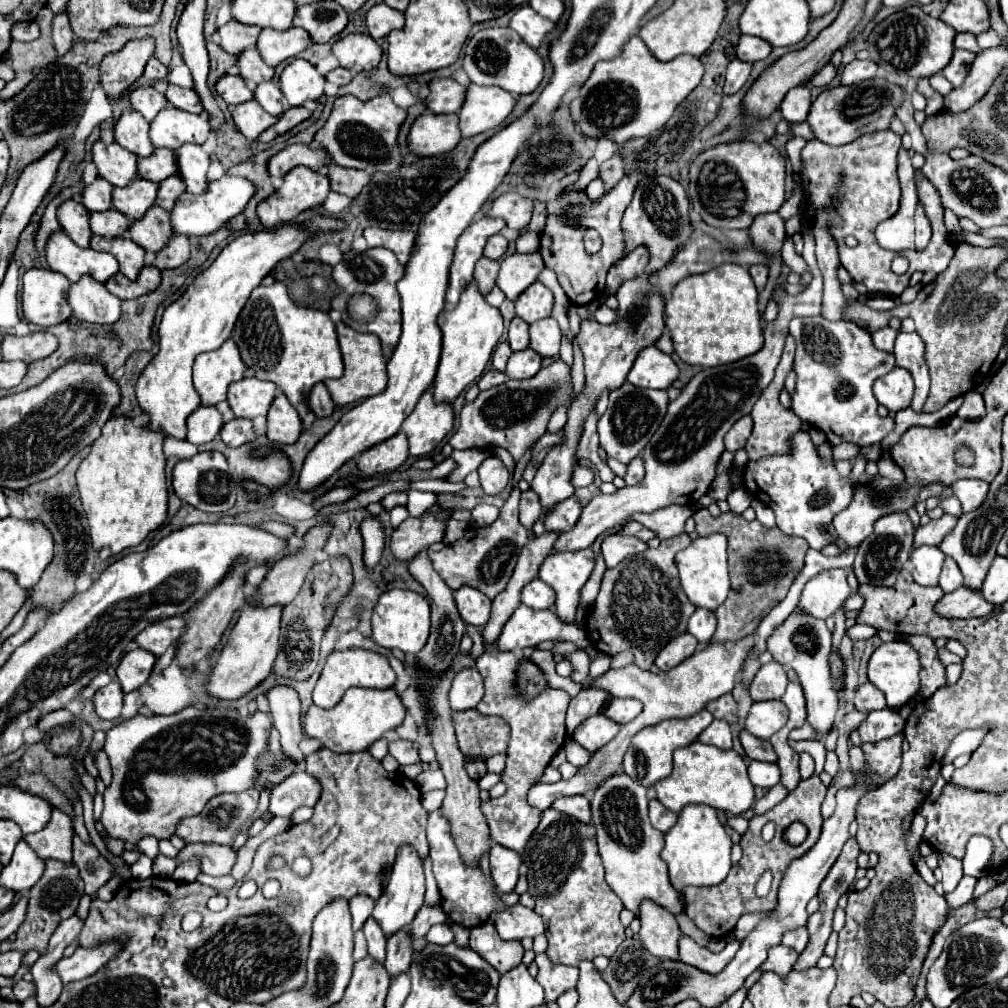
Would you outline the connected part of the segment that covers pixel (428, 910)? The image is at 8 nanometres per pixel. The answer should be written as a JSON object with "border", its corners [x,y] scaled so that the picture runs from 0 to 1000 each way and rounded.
{"border":[[[419,900],[413,906],[413,910],[411,910],[409,918],[407,918],[407,930],[409,930],[409,934],[417,932],[417,930],[423,930],[423,926],[425,926],[425,922],[429,918],[442,916],[442,914],[444,914],[444,910],[440,908],[440,904],[437,900]]]}

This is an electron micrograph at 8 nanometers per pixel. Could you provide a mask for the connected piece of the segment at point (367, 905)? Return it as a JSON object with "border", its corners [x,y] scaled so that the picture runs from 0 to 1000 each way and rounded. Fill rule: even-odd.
{"border":[[[353,888],[347,892],[347,908],[349,908],[349,922],[355,924],[361,920],[363,912],[367,910],[371,900],[371,892],[363,890],[363,888]]]}

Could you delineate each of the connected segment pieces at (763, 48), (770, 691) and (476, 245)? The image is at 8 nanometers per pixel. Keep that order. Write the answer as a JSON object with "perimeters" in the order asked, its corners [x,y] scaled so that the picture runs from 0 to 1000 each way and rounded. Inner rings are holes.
{"perimeters":[[[[736,35],[734,37],[734,43],[730,47],[730,57],[734,61],[742,61],[742,63],[748,63],[748,61],[754,61],[754,59],[760,59],[766,51],[766,45],[754,37],[744,37],[744,35]]],[[[764,656],[754,662],[750,668],[746,680],[744,680],[744,691],[746,695],[762,695],[762,693],[774,693],[778,689],[782,680],[780,666],[774,658]]],[[[476,215],[470,221],[464,223],[464,229],[456,233],[450,259],[446,265],[446,281],[442,291],[444,305],[450,305],[458,293],[458,289],[468,281],[470,277],[470,263],[478,255],[480,241],[484,235],[496,231],[502,225],[500,217],[488,217],[488,215]]]]}

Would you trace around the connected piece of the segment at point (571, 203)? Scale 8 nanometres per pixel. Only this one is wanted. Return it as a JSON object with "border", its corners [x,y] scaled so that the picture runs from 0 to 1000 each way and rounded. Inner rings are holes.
{"border":[[[619,176],[605,191],[595,195],[593,199],[583,199],[579,191],[560,191],[548,199],[542,201],[544,207],[544,219],[542,225],[536,233],[536,253],[542,261],[544,267],[552,269],[556,285],[563,293],[563,297],[569,303],[583,303],[585,299],[591,299],[599,287],[601,287],[601,271],[603,267],[615,257],[619,249],[619,239],[617,239],[617,227],[615,227],[615,217],[627,199],[629,193],[629,180],[625,176]],[[581,227],[591,227],[597,235],[597,247],[591,253],[583,253],[579,249],[577,233]]]}

